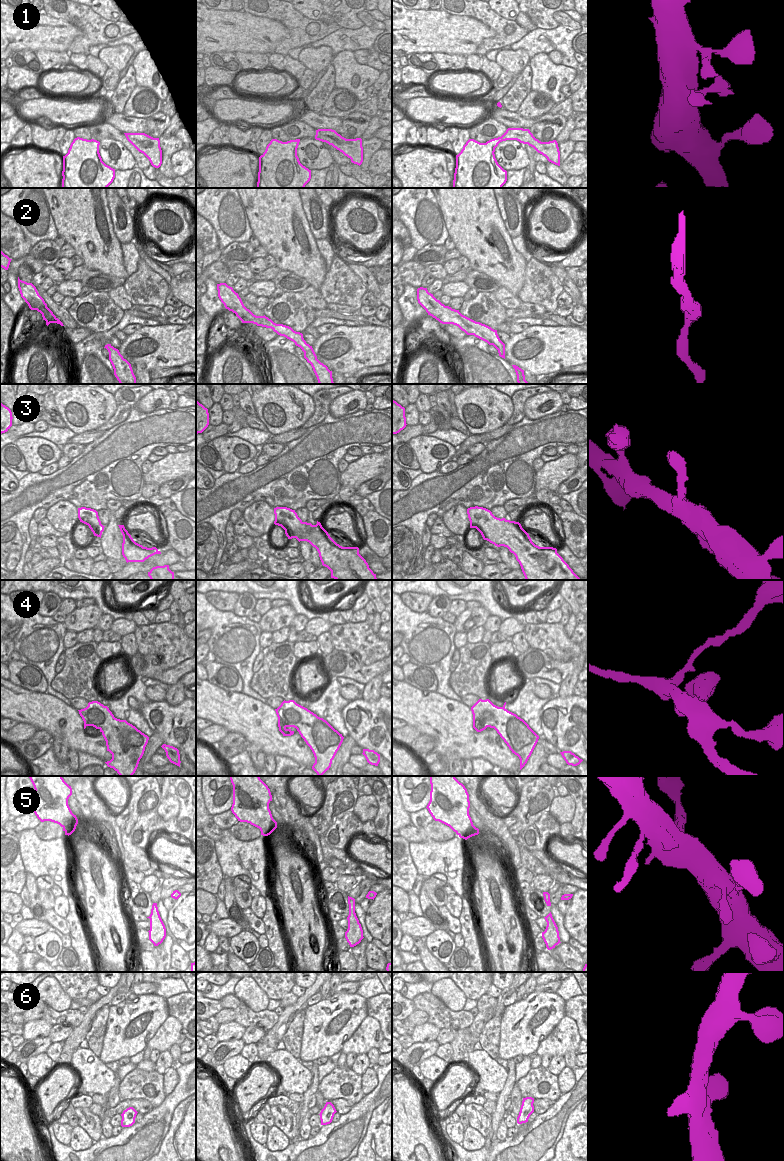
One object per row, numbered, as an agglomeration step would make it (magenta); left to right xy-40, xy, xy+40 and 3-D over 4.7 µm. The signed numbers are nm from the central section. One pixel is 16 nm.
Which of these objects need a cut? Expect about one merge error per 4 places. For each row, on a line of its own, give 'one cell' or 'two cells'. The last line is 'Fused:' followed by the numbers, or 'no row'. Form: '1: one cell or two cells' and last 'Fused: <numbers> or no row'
1: one cell
2: one cell
3: one cell
4: one cell
5: one cell
6: one cell
Fused: no row

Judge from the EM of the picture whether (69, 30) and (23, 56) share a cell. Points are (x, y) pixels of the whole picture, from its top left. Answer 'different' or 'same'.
different

